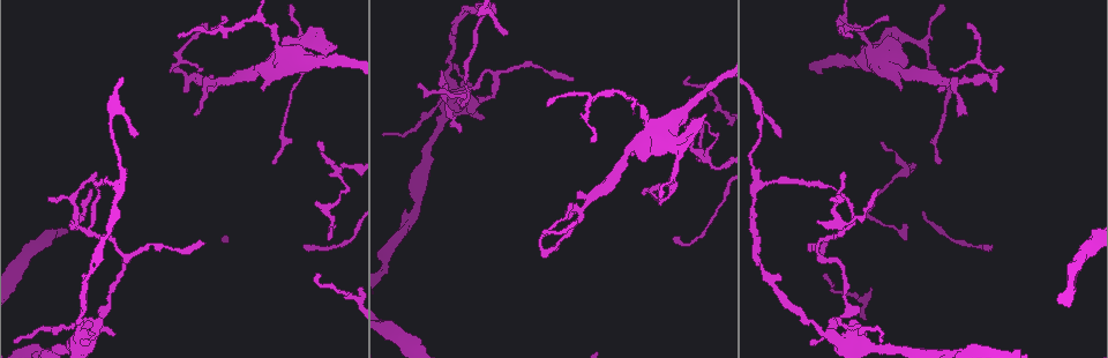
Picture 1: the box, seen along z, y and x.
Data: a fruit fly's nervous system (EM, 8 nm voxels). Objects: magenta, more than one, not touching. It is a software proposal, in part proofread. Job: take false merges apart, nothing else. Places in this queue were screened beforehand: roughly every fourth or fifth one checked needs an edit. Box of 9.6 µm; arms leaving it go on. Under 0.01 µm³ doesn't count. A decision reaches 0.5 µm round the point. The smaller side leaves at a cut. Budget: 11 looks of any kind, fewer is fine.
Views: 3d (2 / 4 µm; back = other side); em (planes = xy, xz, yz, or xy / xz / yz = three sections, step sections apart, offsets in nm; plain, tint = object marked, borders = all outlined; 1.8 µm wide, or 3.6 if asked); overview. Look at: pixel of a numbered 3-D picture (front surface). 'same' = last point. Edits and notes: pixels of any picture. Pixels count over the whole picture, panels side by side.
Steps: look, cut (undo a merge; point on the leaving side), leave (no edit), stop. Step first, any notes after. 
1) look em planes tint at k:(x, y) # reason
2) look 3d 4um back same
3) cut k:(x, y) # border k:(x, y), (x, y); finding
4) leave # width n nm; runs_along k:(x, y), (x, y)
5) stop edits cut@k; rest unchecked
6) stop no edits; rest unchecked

look em yz step 4 tint at 1:(335, 173) # branch point

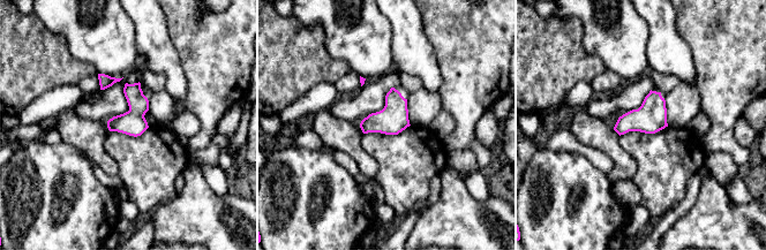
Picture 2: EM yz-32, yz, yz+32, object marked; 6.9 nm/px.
look em xy step 8 tint same

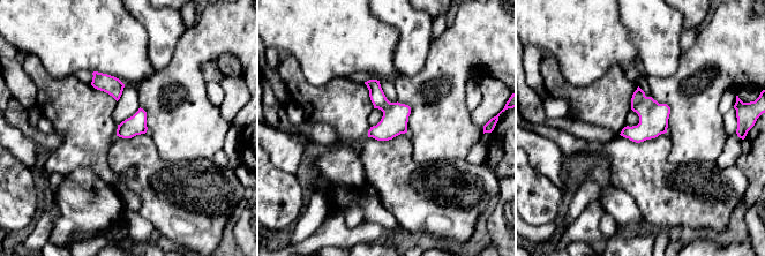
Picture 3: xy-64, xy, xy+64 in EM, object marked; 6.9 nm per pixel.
leave # continuous, no second neuron

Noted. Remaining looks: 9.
look 3d 4um back at 1:(923, 42) # branch point

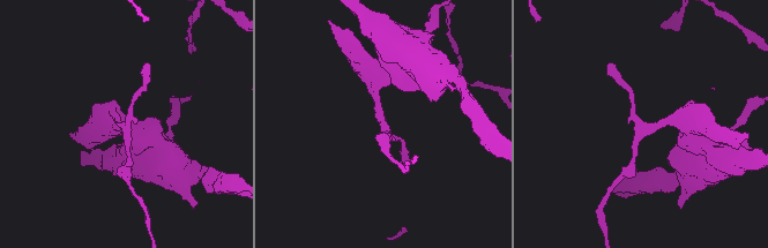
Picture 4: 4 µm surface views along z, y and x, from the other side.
look em 3.6um planes plain at 4:(125, 129) # shape alone is not enough

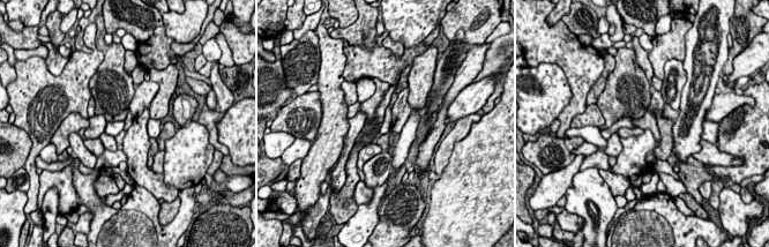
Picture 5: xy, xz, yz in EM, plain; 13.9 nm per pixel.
look em 3.6um planes tint same

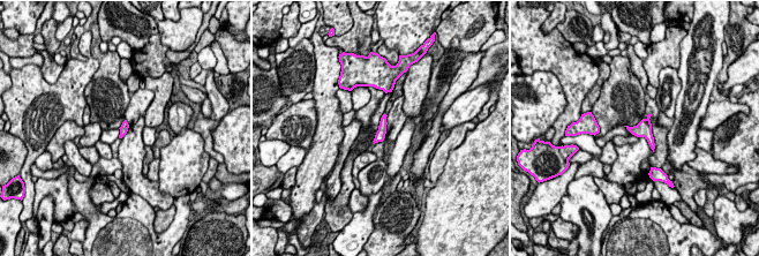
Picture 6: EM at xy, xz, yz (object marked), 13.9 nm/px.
leave # all the same neuron

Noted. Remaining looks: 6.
look 3d 4um back at 1:(579, 211)

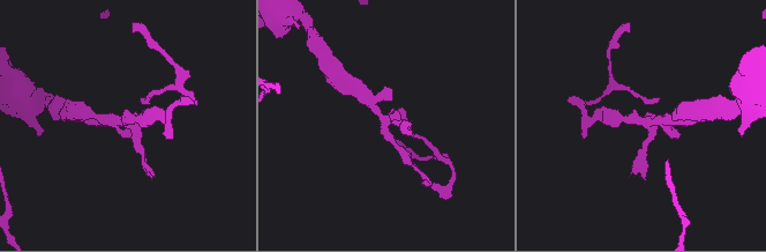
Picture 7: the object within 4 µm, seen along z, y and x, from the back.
look em planes tint at 7:(384, 121)

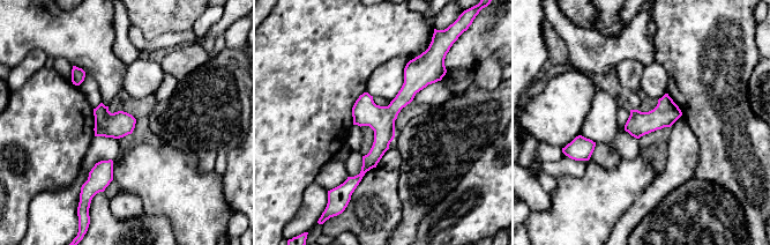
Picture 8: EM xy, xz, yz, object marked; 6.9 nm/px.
leave # all the same neuron

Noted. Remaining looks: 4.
look em 3.6um xz step 16 tint at 1:(848, 331) # two arms at a narrow angle

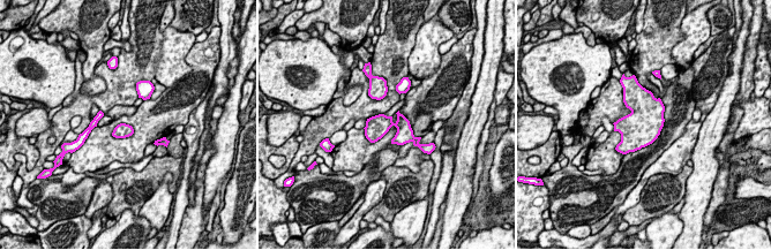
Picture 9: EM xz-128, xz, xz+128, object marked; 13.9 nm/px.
look em 3.6um planes tint same

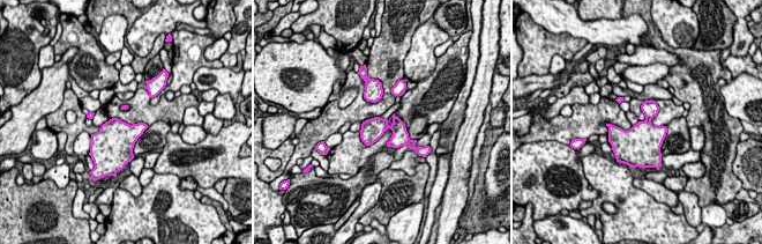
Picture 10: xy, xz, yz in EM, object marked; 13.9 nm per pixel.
leave # width 300 nm; continuous, no second neuron

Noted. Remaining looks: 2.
look 3d 2um at 1:(77, 224) # arms part here

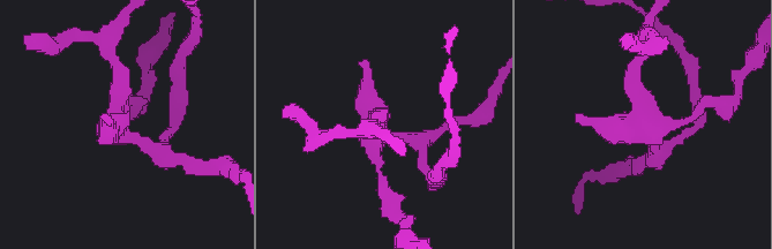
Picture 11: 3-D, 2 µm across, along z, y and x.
look em xz step 16 tint at 11:(648, 131)

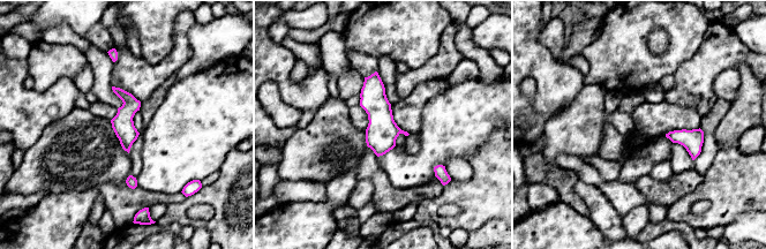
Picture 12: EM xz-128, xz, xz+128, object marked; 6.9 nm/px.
leave # continuous, no second neuron

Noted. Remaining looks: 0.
stop no edits; rest unchecked

